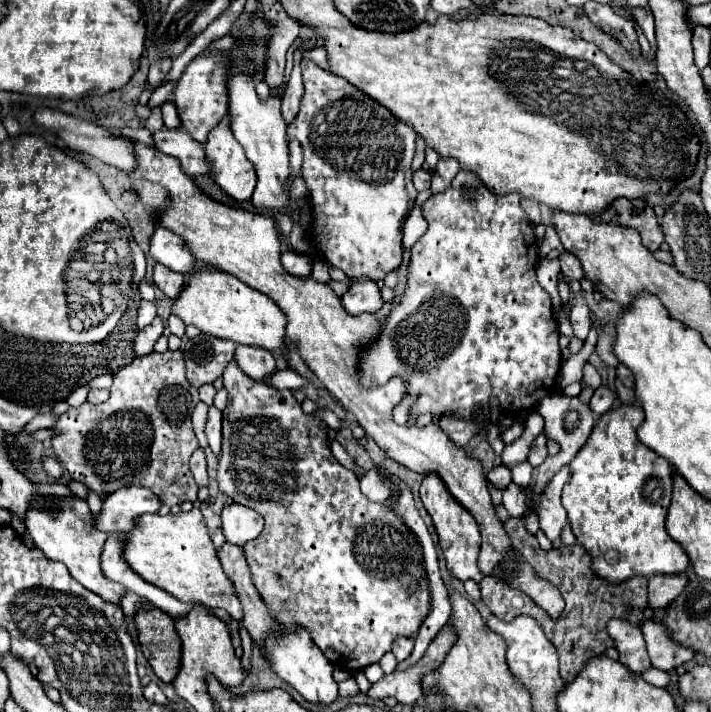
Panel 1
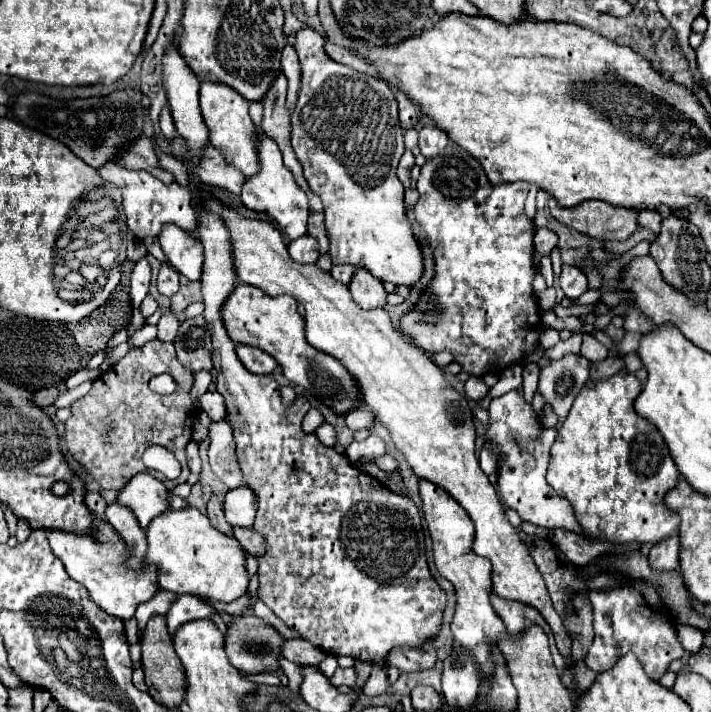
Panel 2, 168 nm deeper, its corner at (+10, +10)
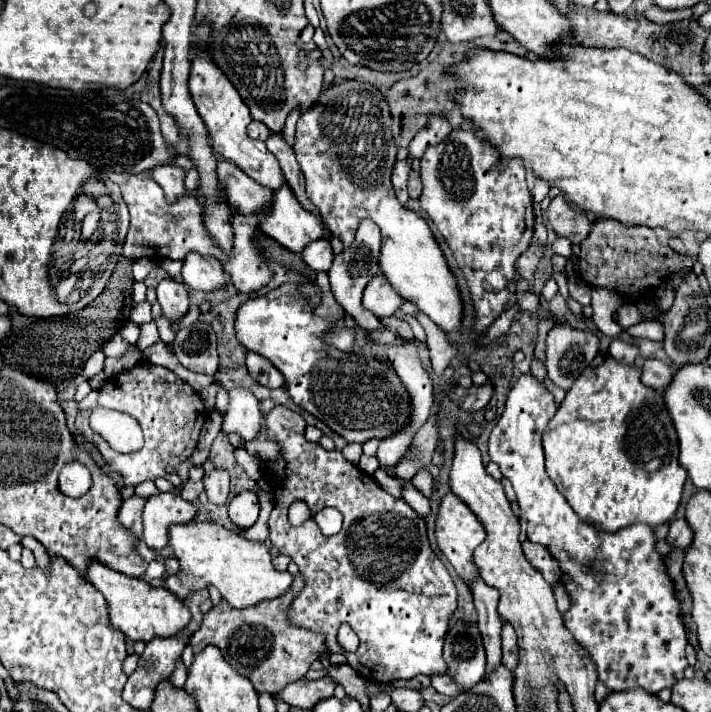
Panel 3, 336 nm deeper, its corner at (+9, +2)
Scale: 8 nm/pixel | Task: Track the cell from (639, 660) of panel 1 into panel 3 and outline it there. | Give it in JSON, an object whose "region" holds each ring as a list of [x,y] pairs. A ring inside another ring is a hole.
{"region":[[[524,373],[520,375],[520,379],[516,381],[516,385],[512,387],[510,395],[508,395],[508,401],[506,401],[506,407],[504,407],[504,413],[498,421],[498,425],[492,429],[490,433],[490,459],[500,467],[502,475],[506,479],[510,479],[514,491],[516,491],[516,497],[518,497],[518,505],[520,505],[520,515],[528,521],[528,541],[532,543],[540,543],[548,549],[548,553],[560,563],[560,571],[562,571],[562,583],[568,591],[568,597],[570,597],[570,609],[562,615],[564,619],[564,625],[566,629],[574,635],[576,641],[580,641],[584,645],[584,649],[588,649],[588,653],[592,655],[592,659],[596,661],[598,665],[598,679],[610,689],[610,691],[626,691],[626,689],[636,689],[636,687],[642,687],[644,691],[648,693],[660,693],[662,689],[670,689],[676,681],[680,681],[684,677],[684,669],[688,667],[688,661],[686,661],[686,655],[684,655],[684,649],[688,645],[688,639],[686,639],[686,629],[684,629],[684,621],[682,621],[682,611],[680,611],[680,601],[676,597],[676,591],[674,591],[674,585],[666,573],[666,557],[660,555],[654,545],[656,545],[656,531],[654,527],[650,525],[632,525],[630,529],[622,529],[622,531],[616,531],[616,533],[602,533],[598,529],[594,529],[594,525],[588,525],[584,523],[576,513],[574,509],[570,507],[570,503],[564,499],[564,495],[556,489],[556,485],[552,483],[552,479],[546,475],[546,469],[544,469],[544,449],[542,449],[542,433],[550,421],[550,415],[558,409],[556,401],[554,401],[554,395],[546,389],[544,383],[540,383],[532,373]]]}

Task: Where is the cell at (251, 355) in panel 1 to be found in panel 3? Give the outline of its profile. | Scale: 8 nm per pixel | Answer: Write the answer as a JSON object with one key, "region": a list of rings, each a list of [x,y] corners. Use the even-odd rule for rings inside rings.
{"region":[[[252,351],[246,355],[246,367],[250,371],[250,377],[256,379],[260,385],[266,385],[270,389],[284,385],[284,375],[268,359],[264,359]]]}

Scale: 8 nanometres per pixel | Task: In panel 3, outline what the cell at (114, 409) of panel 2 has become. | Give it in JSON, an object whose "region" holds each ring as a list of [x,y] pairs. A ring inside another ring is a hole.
{"region":[[[140,363],[130,371],[122,371],[114,377],[110,377],[100,389],[98,405],[132,415],[134,419],[138,419],[138,423],[144,431],[144,447],[136,453],[124,455],[124,453],[114,451],[104,437],[100,437],[98,433],[94,433],[90,429],[90,425],[88,425],[90,411],[82,411],[76,417],[76,427],[80,429],[80,433],[84,433],[86,439],[90,439],[98,445],[98,449],[102,451],[104,459],[108,461],[110,469],[124,475],[126,485],[138,485],[146,479],[154,481],[156,477],[164,477],[172,485],[182,485],[182,479],[178,475],[168,475],[166,467],[180,465],[192,457],[192,451],[196,449],[196,443],[198,443],[200,429],[206,421],[204,419],[206,407],[204,407],[200,395],[196,395],[196,391],[186,381],[182,381],[176,373],[172,373],[164,367],[158,367],[152,363]]]}

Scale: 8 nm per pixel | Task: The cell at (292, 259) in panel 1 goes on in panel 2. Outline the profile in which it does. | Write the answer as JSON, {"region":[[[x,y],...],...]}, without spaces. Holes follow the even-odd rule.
{"region":[[[303,235],[295,241],[289,241],[287,251],[289,251],[291,259],[297,263],[315,263],[319,257],[319,243],[313,237]]]}

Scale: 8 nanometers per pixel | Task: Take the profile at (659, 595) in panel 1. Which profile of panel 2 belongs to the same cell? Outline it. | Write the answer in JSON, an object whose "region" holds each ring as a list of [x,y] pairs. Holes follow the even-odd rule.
{"region":[[[669,537],[669,541],[661,541],[661,545],[653,545],[649,551],[649,567],[657,573],[677,571],[679,567],[679,537]]]}

